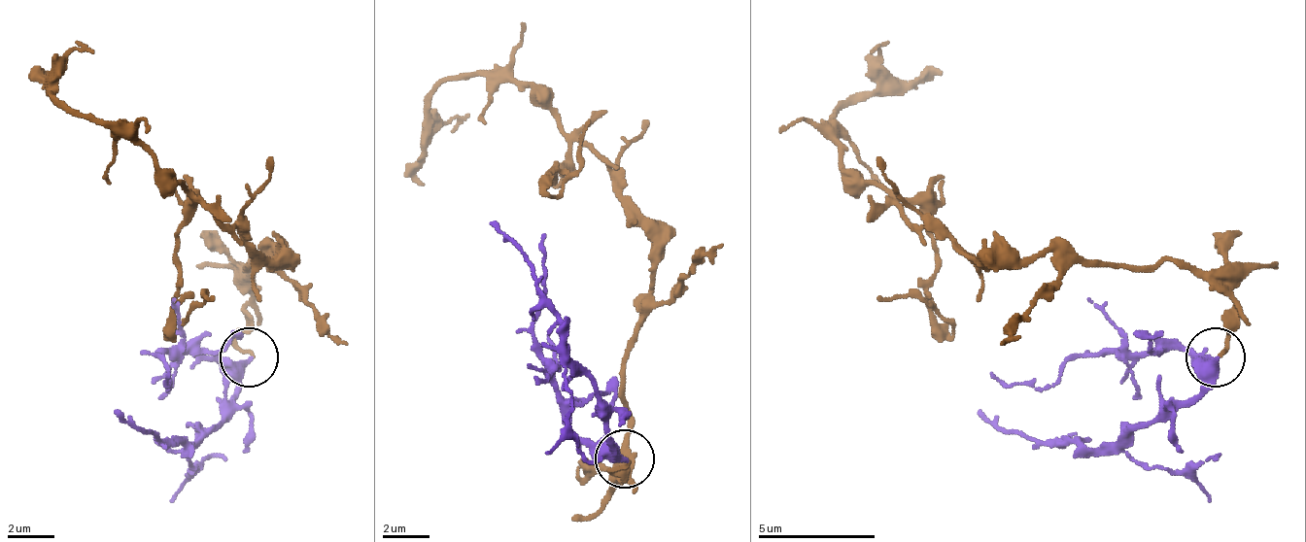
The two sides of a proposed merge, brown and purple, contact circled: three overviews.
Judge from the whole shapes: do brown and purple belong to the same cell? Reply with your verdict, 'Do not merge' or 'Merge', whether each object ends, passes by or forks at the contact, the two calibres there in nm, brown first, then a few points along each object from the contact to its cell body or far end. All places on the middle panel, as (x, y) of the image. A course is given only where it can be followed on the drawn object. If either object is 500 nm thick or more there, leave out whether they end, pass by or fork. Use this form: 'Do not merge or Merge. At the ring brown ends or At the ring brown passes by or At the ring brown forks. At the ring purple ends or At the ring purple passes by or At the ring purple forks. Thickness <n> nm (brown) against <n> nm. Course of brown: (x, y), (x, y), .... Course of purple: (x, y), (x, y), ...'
Merge. At the ring brown ends. At the ring purple ends. Thickness 140 nm (brown) against 420 nm. Course of brown: (629, 462), (611, 468), (623, 481), (652, 221), (623, 181), (529, 86), (458, 75), (429, 98), (423, 186). Course of purple: (623, 457), (611, 439), (605, 404), (565, 339), (540, 275), (488, 221)

